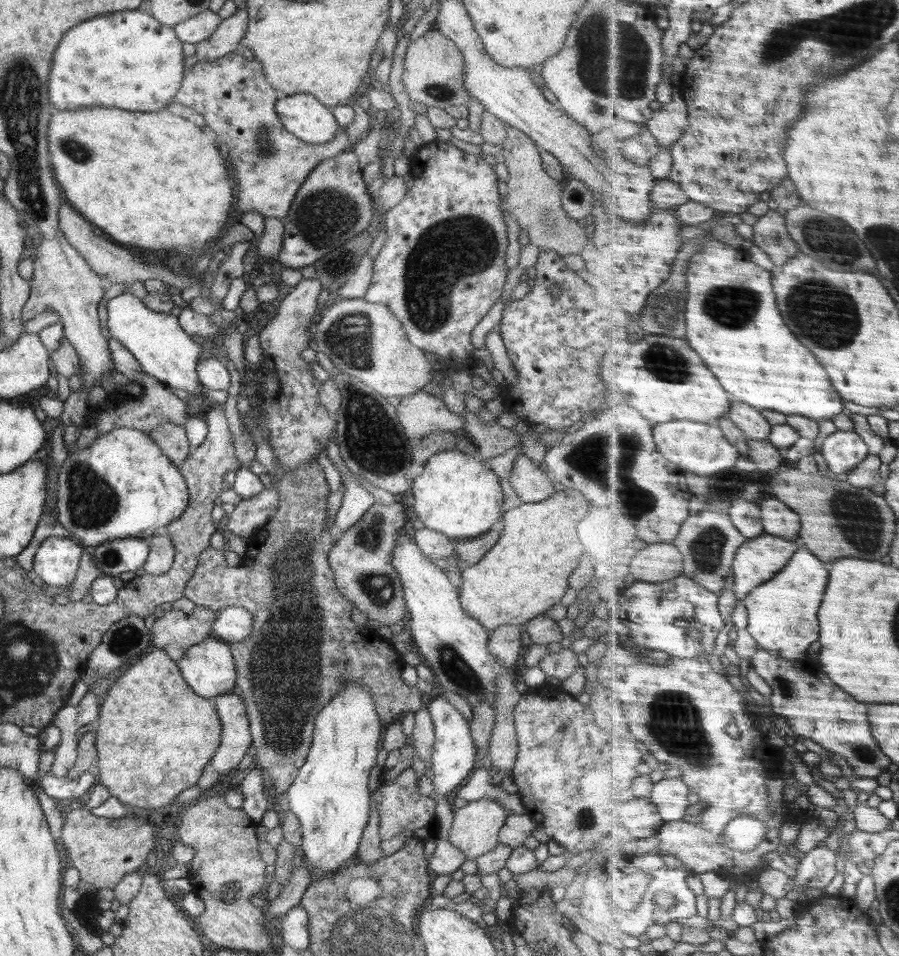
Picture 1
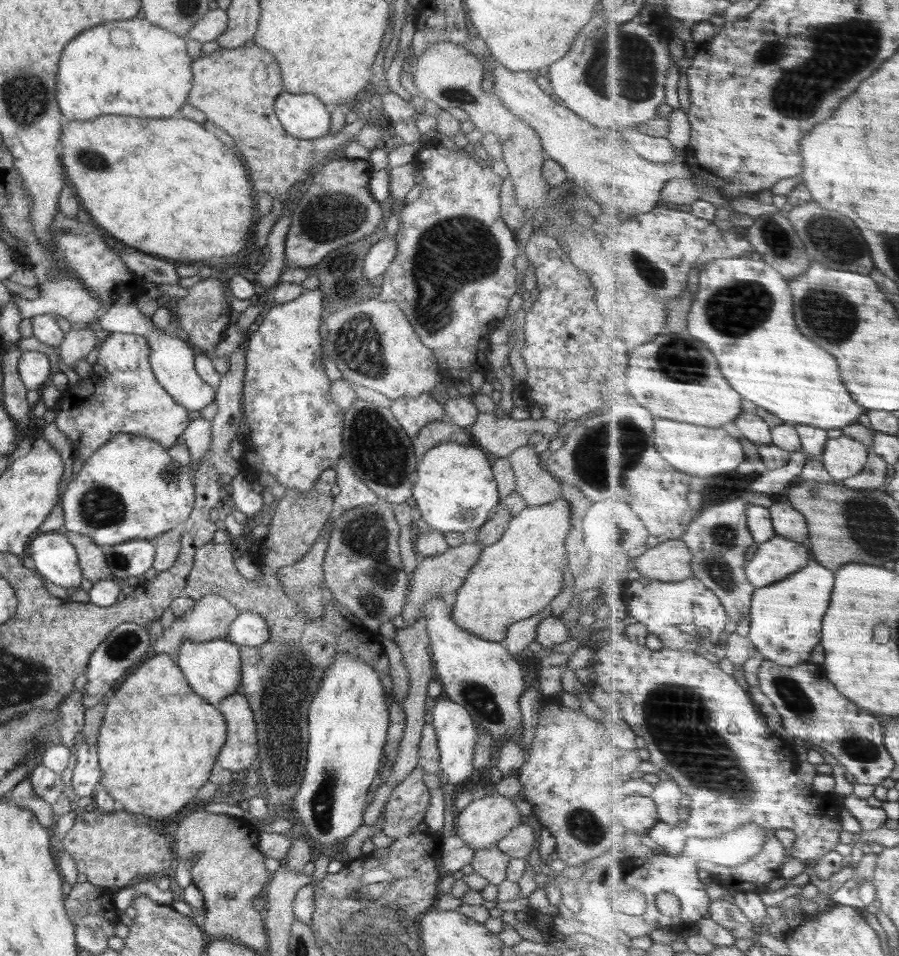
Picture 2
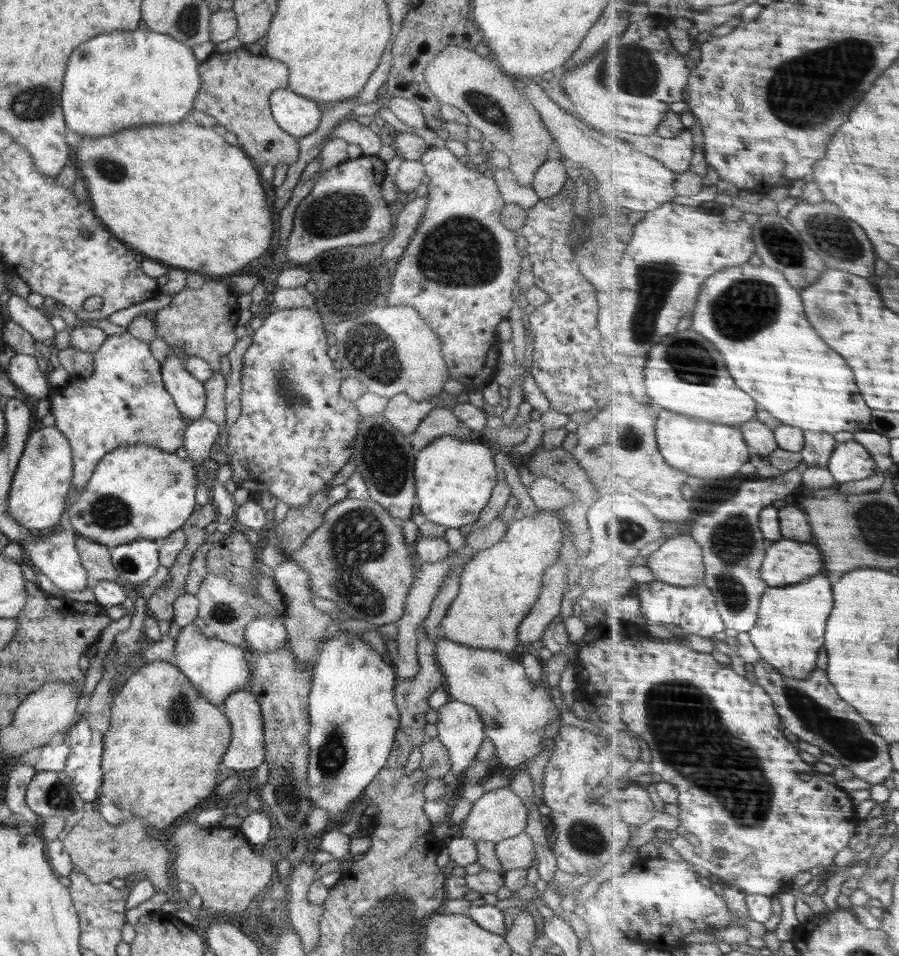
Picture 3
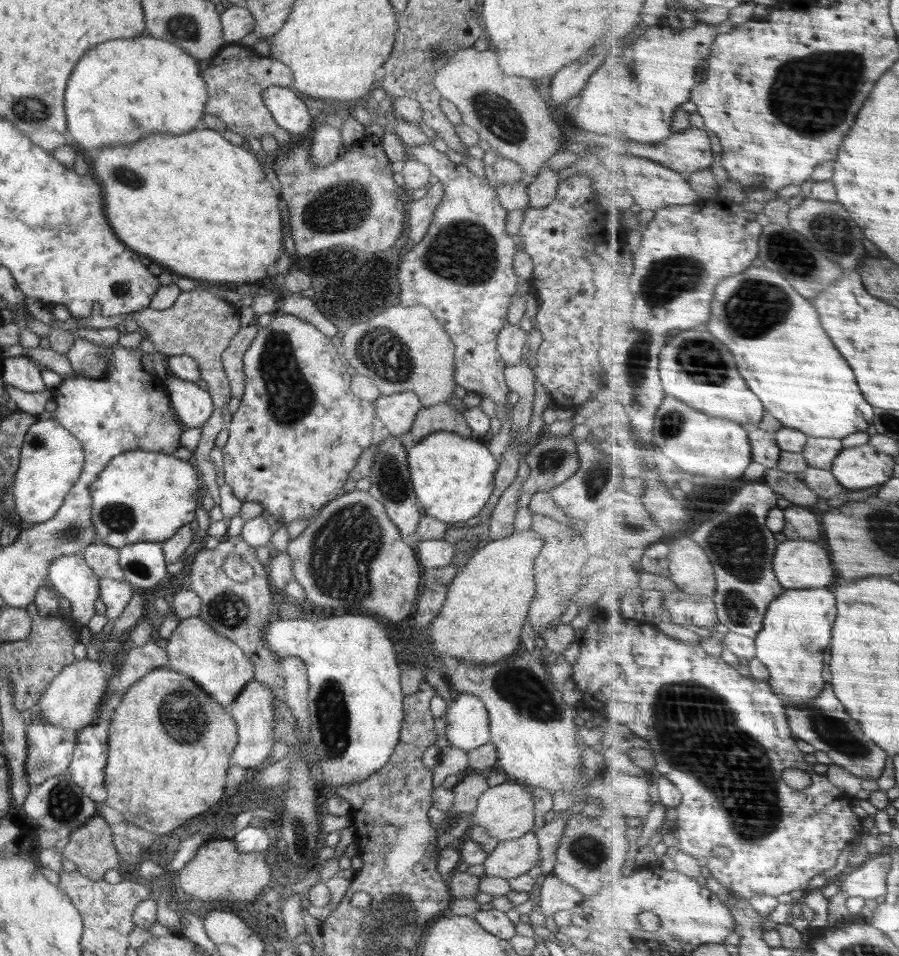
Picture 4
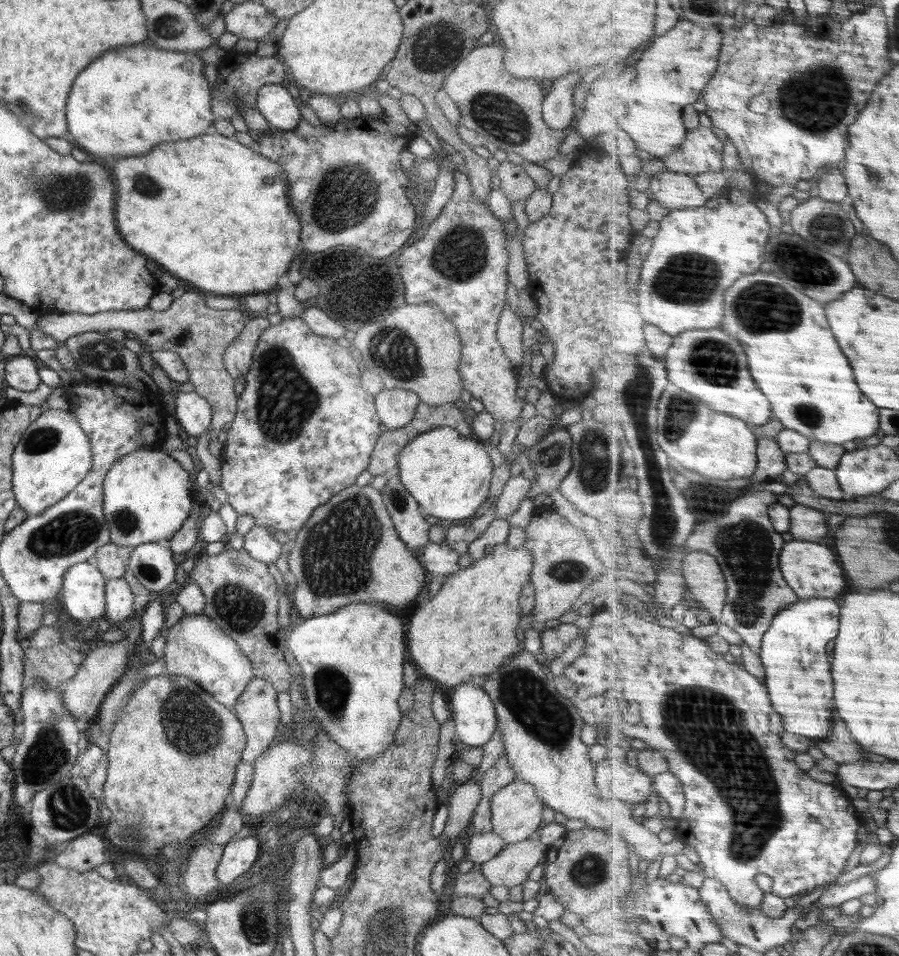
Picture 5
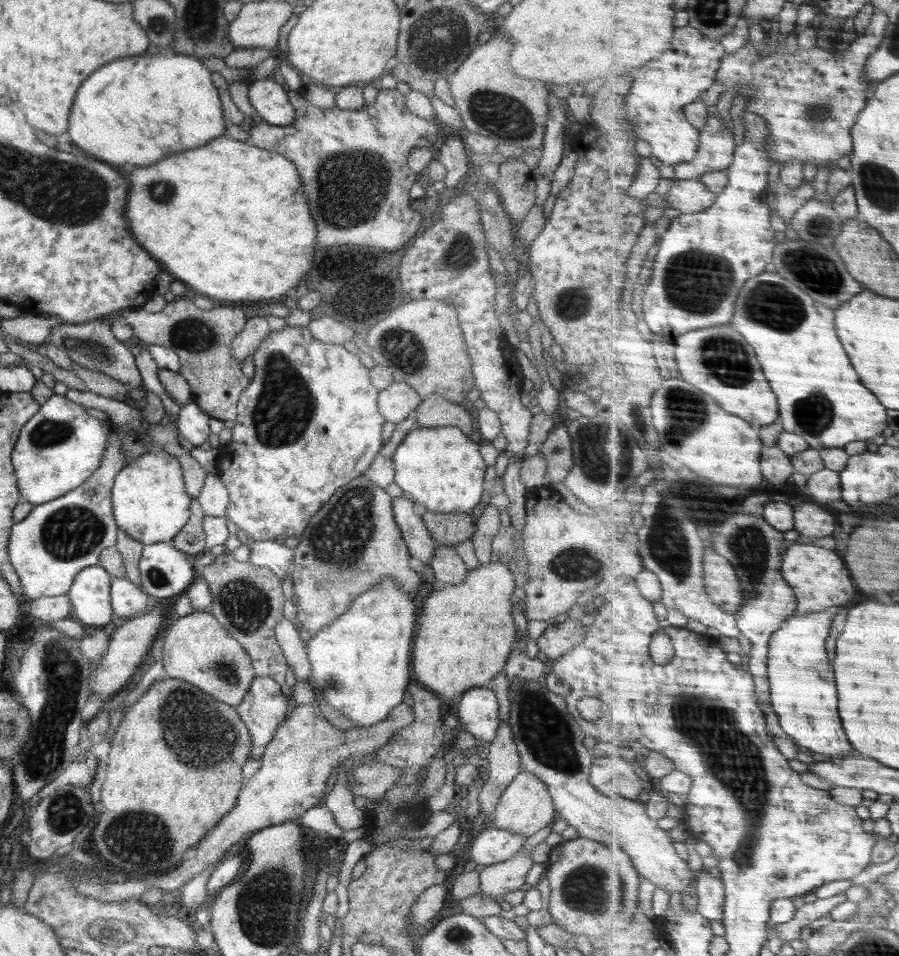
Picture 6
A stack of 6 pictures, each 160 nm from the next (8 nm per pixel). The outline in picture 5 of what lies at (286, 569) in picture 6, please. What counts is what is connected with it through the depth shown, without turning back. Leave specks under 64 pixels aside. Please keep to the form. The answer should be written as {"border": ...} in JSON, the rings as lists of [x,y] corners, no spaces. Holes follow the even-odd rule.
{"border":[[[254,525],[244,536],[244,550],[254,560],[268,566],[275,564],[282,554],[282,543],[273,537],[273,531]]]}

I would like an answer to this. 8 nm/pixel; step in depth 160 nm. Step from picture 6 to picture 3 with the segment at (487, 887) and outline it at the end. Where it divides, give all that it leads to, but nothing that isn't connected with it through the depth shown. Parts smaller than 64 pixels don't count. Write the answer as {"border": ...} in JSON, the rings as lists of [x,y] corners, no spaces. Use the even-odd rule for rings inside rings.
{"border":[[[526,830],[514,838],[497,842],[495,853],[504,872],[515,868],[528,869],[536,863],[535,846]]]}

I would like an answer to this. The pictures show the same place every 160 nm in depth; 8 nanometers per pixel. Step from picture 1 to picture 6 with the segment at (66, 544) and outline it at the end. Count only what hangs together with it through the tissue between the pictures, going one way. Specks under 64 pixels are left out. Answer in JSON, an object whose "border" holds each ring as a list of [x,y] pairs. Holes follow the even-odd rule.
{"border":[[[87,566],[78,572],[68,598],[74,616],[83,626],[104,627],[112,618],[111,574],[104,568]]]}

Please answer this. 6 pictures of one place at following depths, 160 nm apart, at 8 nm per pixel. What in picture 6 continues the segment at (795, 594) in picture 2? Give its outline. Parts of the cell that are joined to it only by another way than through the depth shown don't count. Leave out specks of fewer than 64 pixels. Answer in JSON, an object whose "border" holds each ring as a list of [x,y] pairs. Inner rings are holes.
{"border":[[[838,606],[812,614],[794,614],[774,633],[769,654],[773,706],[781,718],[783,729],[800,745],[831,756],[833,760],[846,759],[854,752],[840,718],[836,670],[826,646],[838,614]]]}

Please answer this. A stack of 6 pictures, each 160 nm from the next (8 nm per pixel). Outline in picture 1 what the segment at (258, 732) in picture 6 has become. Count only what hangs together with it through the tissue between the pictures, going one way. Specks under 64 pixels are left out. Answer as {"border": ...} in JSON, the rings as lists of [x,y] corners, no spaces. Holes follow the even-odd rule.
{"border":[[[228,692],[215,697],[212,702],[222,723],[222,732],[220,746],[209,764],[220,774],[227,774],[232,768],[238,768],[253,738],[245,706],[237,694]]]}

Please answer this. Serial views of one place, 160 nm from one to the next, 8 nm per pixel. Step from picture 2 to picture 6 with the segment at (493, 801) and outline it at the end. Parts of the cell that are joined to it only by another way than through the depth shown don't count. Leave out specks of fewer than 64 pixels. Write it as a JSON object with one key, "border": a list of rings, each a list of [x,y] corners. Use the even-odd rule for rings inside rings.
{"border":[[[521,770],[500,795],[492,826],[528,838],[538,830],[551,826],[557,817],[547,785],[535,774]]]}

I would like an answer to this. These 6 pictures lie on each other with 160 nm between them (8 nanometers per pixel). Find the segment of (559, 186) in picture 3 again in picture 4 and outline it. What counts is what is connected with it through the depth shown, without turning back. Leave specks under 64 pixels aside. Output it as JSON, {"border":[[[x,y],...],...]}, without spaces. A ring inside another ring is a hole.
{"border":[[[544,166],[540,172],[529,180],[527,193],[530,208],[544,208],[548,206],[556,196],[558,185],[562,179],[558,170]]]}

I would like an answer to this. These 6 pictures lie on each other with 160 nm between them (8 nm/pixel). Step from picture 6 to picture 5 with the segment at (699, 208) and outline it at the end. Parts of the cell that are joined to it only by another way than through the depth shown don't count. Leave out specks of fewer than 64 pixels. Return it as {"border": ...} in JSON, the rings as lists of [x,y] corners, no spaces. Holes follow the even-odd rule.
{"border":[[[666,171],[652,176],[648,189],[663,206],[671,210],[700,208],[709,204],[708,196],[701,189],[695,176],[686,173]]]}

